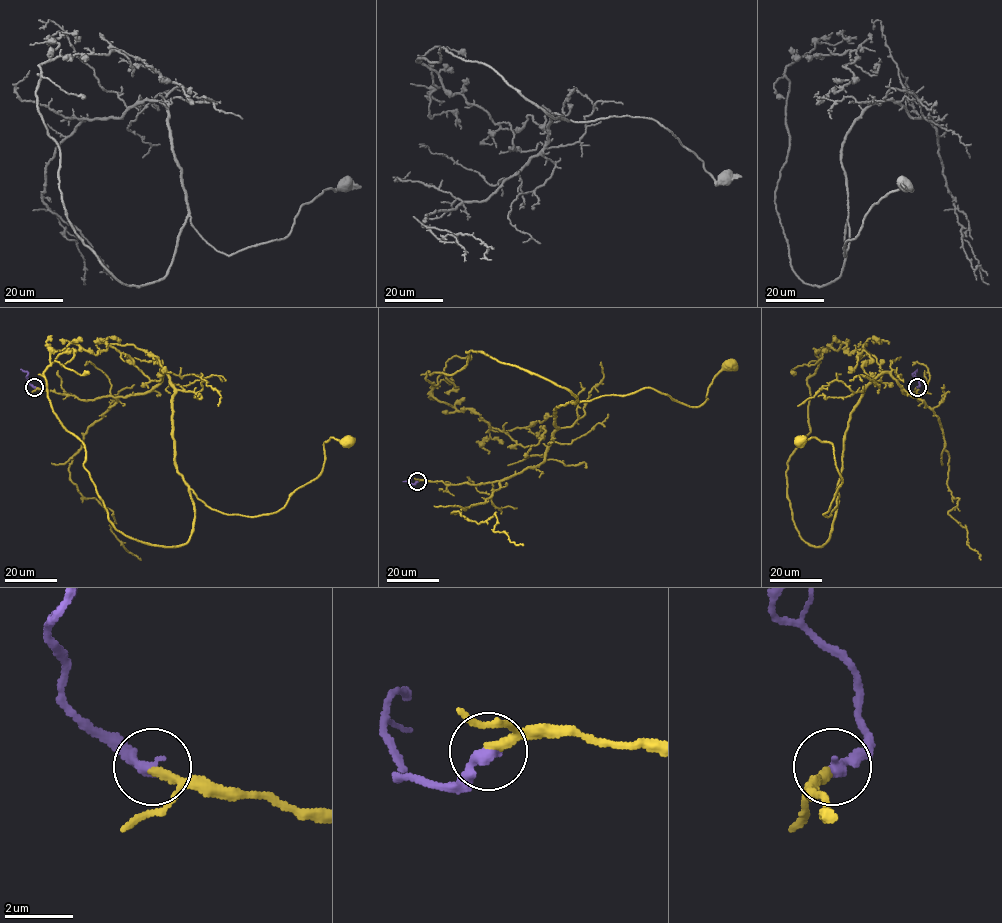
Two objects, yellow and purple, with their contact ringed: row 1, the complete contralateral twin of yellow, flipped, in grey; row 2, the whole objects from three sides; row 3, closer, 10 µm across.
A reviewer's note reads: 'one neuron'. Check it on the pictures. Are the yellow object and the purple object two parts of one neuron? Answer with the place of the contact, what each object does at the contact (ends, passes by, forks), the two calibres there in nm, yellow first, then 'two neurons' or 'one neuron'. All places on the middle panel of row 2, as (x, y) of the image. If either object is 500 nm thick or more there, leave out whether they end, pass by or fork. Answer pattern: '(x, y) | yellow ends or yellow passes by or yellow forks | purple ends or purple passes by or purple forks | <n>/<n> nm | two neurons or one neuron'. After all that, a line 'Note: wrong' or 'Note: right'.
(417, 481) | yellow ends | purple ends | 260/380 nm | one neuron
Note: right

